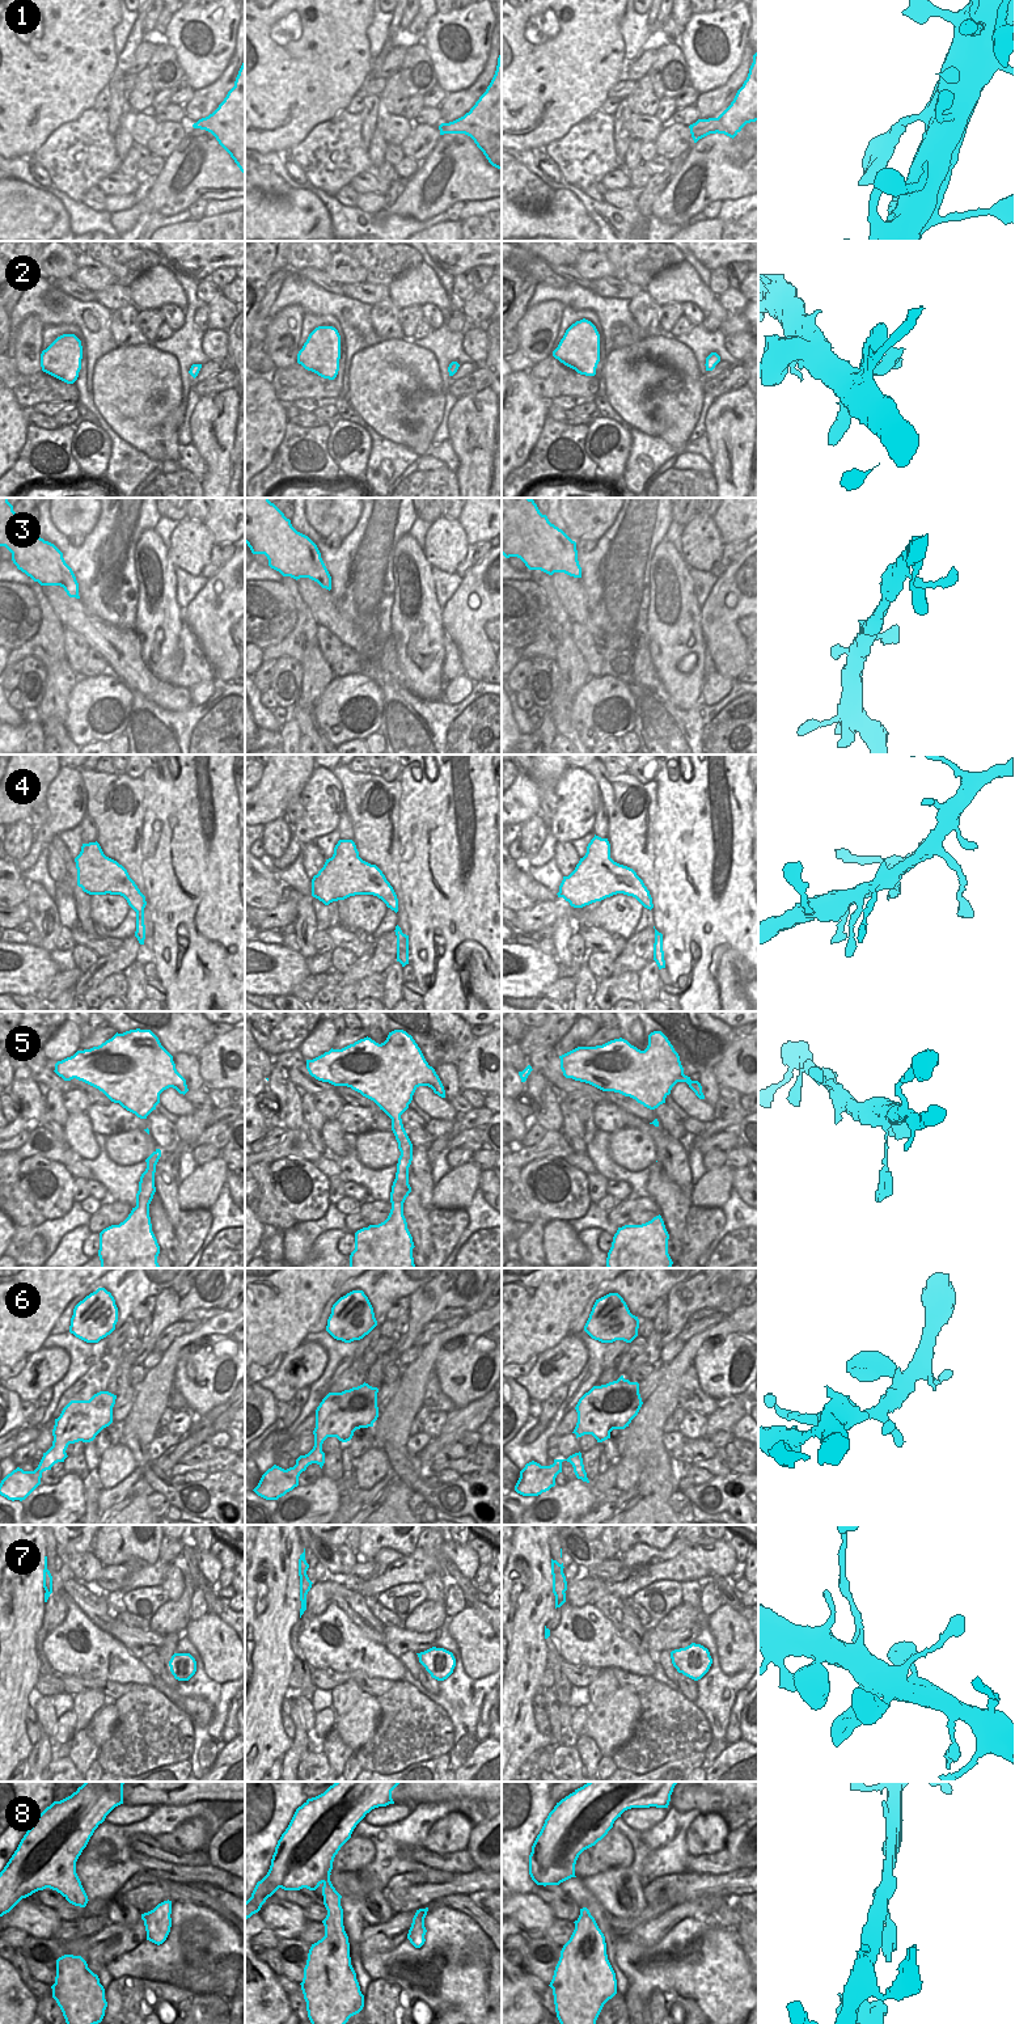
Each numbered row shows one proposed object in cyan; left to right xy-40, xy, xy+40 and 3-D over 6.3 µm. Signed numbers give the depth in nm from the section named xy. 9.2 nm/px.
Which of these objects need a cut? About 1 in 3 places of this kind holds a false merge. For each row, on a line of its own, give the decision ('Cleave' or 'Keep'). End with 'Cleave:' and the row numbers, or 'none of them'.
1: Keep
2: Keep
3: Keep
4: Keep
5: Keep
6: Keep
7: Cleave
8: Keep
Cleave: 7

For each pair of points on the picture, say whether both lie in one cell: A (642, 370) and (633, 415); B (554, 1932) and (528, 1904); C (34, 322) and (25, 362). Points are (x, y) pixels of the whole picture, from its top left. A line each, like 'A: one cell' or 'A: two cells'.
A: one cell
B: two cells
C: one cell

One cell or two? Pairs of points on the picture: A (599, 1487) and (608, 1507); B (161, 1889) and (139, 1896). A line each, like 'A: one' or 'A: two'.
A: two
B: one

